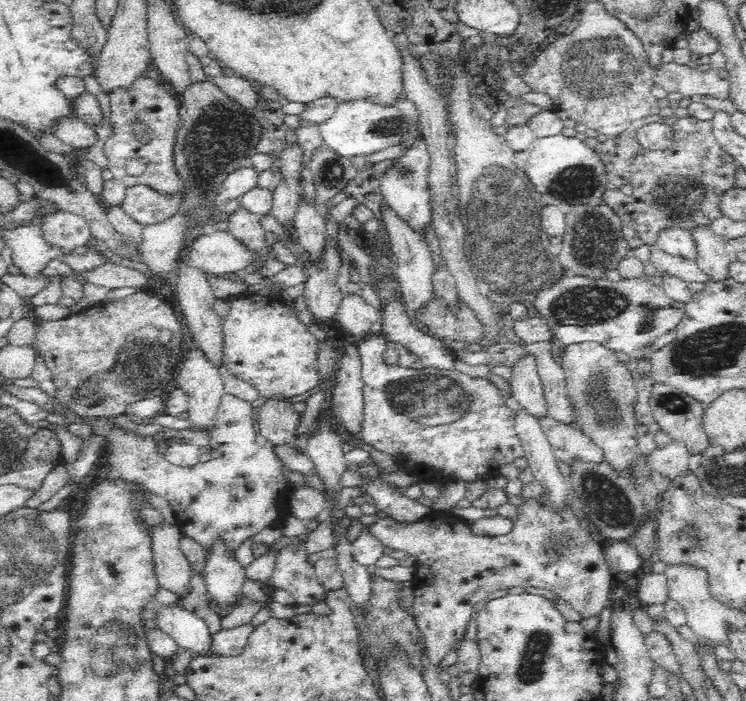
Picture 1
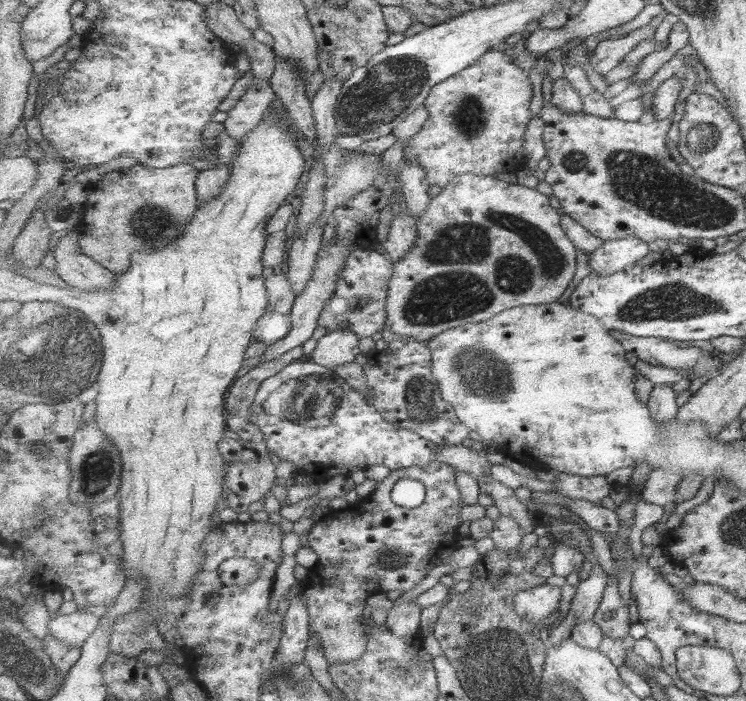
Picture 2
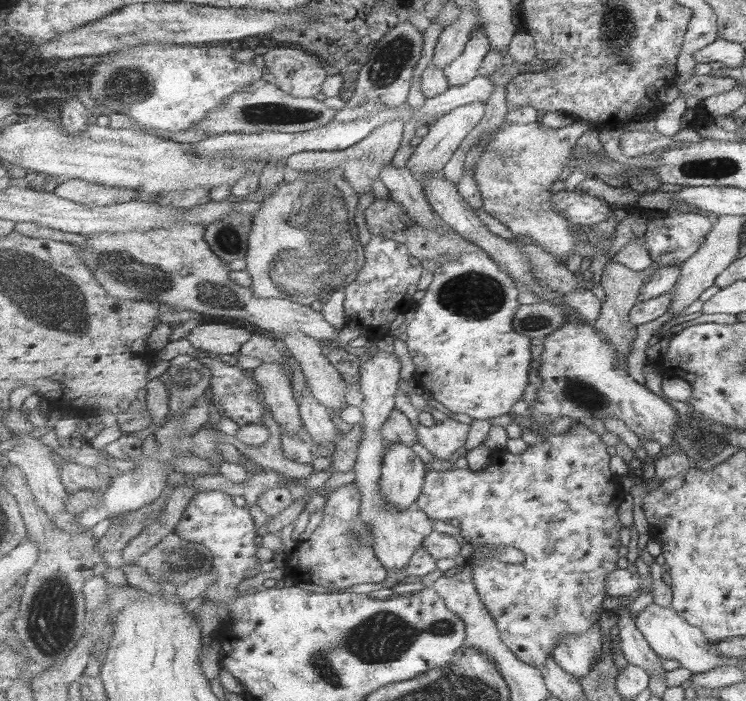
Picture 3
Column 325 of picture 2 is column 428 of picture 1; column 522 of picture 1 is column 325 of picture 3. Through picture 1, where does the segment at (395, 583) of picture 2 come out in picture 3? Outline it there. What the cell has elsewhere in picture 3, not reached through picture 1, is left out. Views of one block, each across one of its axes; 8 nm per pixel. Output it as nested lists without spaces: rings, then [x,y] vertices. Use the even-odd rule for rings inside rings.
[[[360,484],[341,485],[331,491],[323,507],[323,518],[317,528],[306,541],[297,542],[293,553],[281,557],[286,568],[285,579],[313,583],[329,589],[344,589],[357,584],[383,583],[391,580],[385,565],[377,558],[373,546],[363,546],[354,532],[350,532],[350,524],[356,519],[362,505]]]

